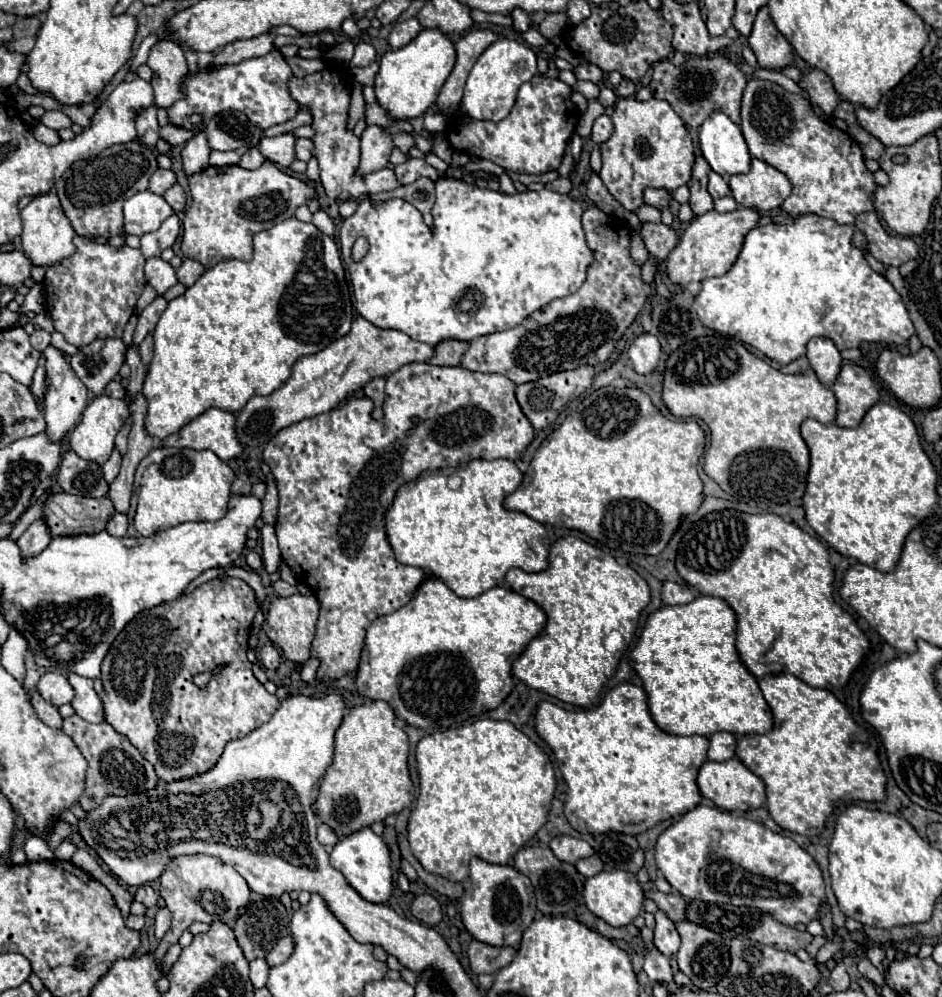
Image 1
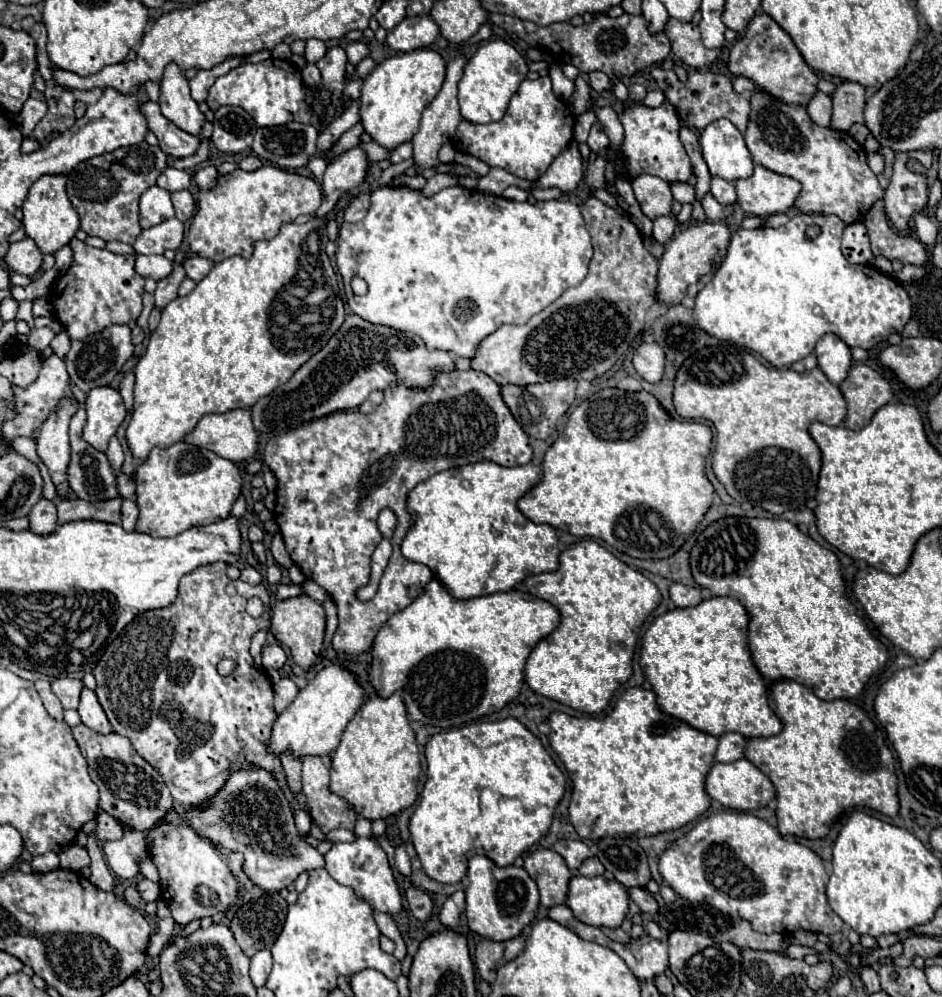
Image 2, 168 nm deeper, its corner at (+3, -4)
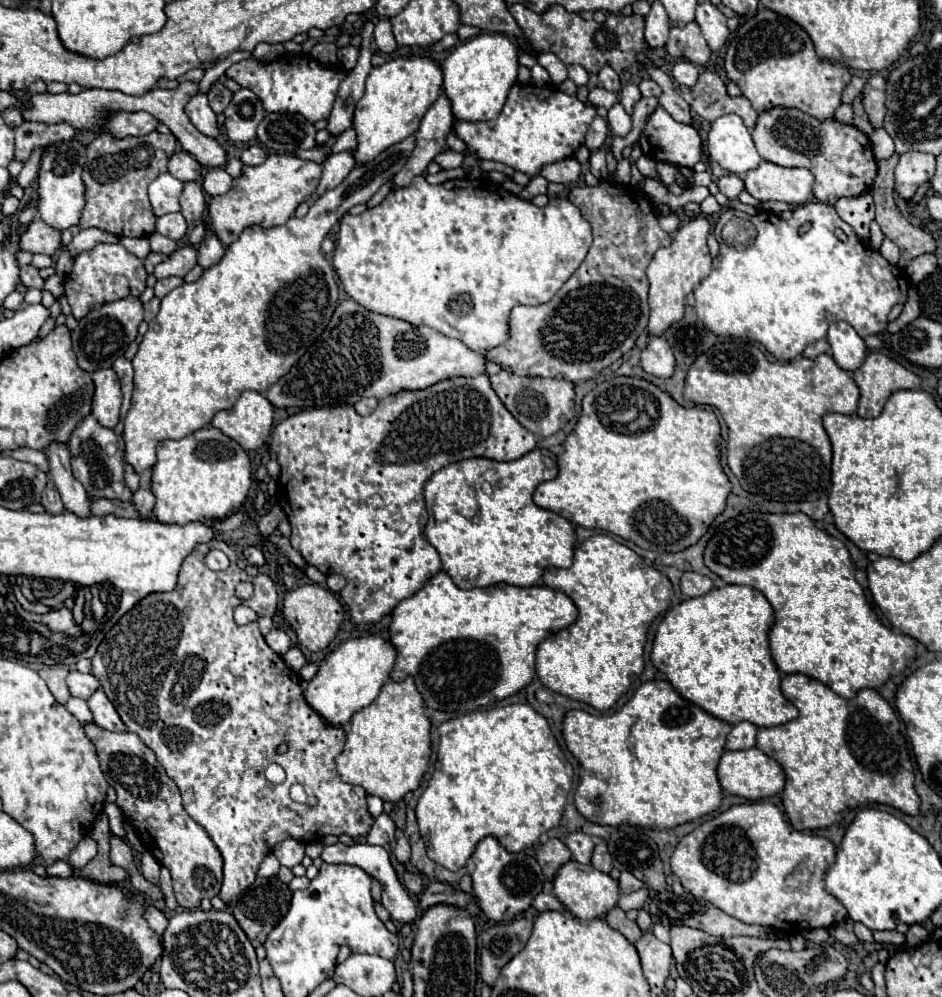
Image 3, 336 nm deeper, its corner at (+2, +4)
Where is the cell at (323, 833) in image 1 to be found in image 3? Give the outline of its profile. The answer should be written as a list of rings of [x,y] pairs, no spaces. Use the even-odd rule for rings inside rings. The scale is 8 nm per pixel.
[[[381,814],[379,818],[375,818],[369,834],[367,834],[367,842],[369,844],[379,844],[379,846],[387,846],[389,842],[393,842],[396,838],[396,826],[393,820],[387,814]]]

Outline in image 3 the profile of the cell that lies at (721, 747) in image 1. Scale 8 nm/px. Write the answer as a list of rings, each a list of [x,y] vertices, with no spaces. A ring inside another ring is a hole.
[[[739,722],[733,726],[733,730],[727,736],[727,744],[725,750],[747,750],[755,746],[755,734],[757,734],[757,726],[753,726],[751,722]]]

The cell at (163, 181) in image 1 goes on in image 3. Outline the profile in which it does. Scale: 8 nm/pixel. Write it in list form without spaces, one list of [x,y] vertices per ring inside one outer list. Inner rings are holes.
[[[177,152],[169,160],[169,174],[179,178],[181,182],[189,182],[189,180],[197,180],[201,176],[201,166],[191,154]]]

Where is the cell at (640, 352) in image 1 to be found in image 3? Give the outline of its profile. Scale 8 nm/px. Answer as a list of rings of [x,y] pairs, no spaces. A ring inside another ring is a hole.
[[[649,336],[647,346],[641,350],[641,366],[645,372],[659,378],[669,378],[673,374],[675,358],[663,336]]]

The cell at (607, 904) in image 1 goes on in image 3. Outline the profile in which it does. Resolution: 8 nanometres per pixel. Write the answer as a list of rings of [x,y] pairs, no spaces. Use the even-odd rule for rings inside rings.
[[[569,860],[561,866],[553,880],[553,892],[555,896],[569,908],[569,912],[581,920],[593,920],[605,916],[611,908],[617,906],[619,900],[619,884],[609,874],[603,874],[595,870],[591,864],[583,866],[575,860]]]

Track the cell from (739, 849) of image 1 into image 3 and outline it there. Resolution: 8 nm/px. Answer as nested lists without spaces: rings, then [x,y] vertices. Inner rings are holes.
[[[767,800],[735,804],[719,816],[703,822],[699,828],[683,836],[671,854],[671,870],[679,876],[683,888],[695,898],[715,904],[729,916],[745,922],[769,926],[777,932],[801,934],[809,928],[829,928],[847,918],[845,906],[825,892],[825,870],[835,862],[835,846],[813,831],[793,830],[779,814],[779,808]]]

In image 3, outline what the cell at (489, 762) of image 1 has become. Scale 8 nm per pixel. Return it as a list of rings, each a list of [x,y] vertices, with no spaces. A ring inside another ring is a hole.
[[[511,704],[469,712],[443,722],[439,728],[439,752],[435,772],[427,790],[417,802],[417,824],[427,848],[427,856],[447,870],[459,870],[473,854],[479,840],[493,836],[509,852],[517,854],[537,842],[537,838],[559,824],[567,794],[571,790],[573,768],[563,756],[551,728],[527,704]]]

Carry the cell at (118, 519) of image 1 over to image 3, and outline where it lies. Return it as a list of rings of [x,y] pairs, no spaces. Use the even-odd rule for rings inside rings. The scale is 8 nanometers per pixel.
[[[139,488],[139,490],[133,494],[131,500],[133,500],[133,504],[135,504],[135,510],[139,510],[141,518],[151,516],[151,510],[153,510],[153,504],[155,504],[155,496],[151,494],[151,490]]]

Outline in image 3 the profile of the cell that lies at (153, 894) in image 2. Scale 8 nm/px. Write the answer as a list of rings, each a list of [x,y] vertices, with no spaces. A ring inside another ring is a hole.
[[[143,852],[141,854],[141,872],[151,884],[159,884],[159,870],[161,870],[161,864],[149,852]]]

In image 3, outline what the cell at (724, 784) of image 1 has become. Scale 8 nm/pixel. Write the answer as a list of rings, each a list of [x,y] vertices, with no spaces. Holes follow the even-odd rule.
[[[759,748],[723,752],[719,766],[717,766],[717,776],[719,776],[719,784],[725,792],[747,798],[747,800],[763,800],[763,798],[775,796],[785,786],[785,772],[781,770],[781,766],[773,758],[763,754]]]

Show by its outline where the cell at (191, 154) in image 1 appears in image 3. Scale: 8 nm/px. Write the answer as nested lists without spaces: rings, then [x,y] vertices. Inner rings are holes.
[[[215,82],[213,86],[211,86],[211,90],[207,92],[207,98],[209,100],[209,104],[215,112],[221,112],[221,110],[225,110],[231,101],[233,93],[230,92],[224,84],[221,82]]]

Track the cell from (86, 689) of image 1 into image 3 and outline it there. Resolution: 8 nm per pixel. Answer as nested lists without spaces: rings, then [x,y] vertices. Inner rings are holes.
[[[99,688],[95,690],[95,694],[91,694],[91,698],[87,700],[87,706],[91,708],[93,712],[93,722],[105,730],[111,730],[111,732],[125,732],[125,724],[123,720],[119,718],[115,706],[109,702],[109,698],[105,696],[105,692]]]

